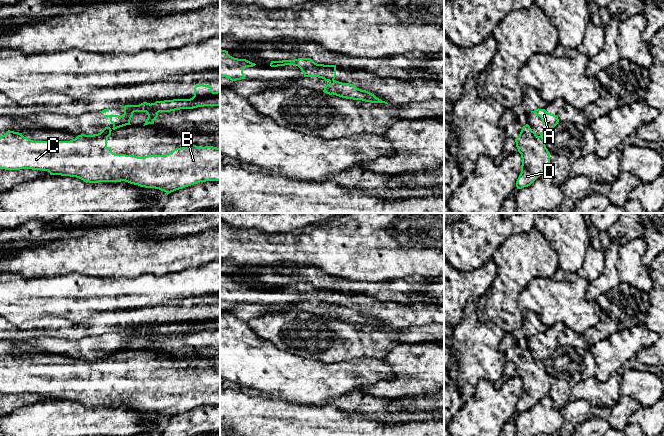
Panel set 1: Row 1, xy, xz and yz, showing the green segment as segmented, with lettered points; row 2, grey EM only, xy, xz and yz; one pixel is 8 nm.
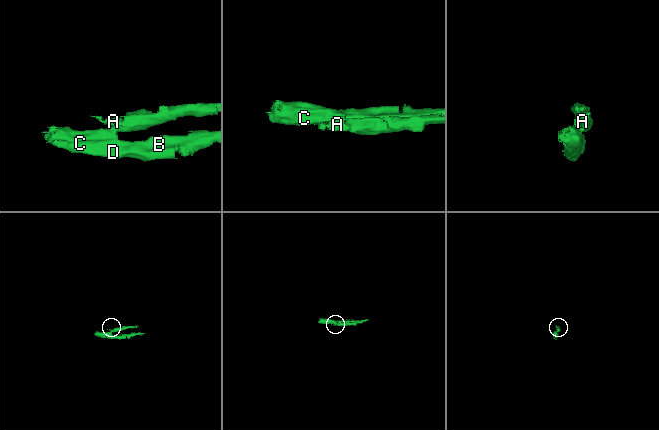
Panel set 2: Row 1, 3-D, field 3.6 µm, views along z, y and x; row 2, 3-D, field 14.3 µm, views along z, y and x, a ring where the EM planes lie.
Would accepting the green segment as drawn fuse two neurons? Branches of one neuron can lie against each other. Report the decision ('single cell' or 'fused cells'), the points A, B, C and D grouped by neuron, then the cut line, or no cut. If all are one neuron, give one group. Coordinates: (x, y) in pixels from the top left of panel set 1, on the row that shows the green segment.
fused cells; groups A / B C D; cut xz (324, 78), (333, 80)

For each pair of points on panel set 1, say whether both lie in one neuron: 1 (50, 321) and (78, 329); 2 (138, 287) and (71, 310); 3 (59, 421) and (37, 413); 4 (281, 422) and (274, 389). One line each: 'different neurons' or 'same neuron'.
1: same neuron
2: same neuron
3: same neuron
4: different neurons

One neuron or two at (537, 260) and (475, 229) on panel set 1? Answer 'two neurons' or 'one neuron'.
two neurons

